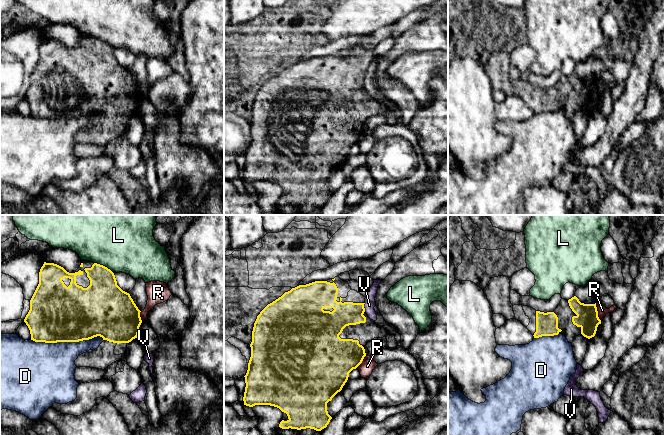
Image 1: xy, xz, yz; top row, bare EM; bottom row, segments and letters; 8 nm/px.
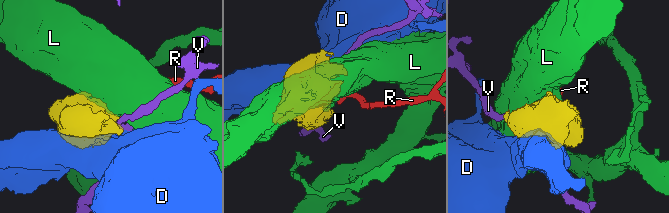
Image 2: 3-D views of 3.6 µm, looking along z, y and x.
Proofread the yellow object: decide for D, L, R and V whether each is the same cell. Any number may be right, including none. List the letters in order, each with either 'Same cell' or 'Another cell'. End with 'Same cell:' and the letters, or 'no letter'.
D: Another cell
L: Another cell
R: Another cell
V: Another cell
Same cell: no letter

